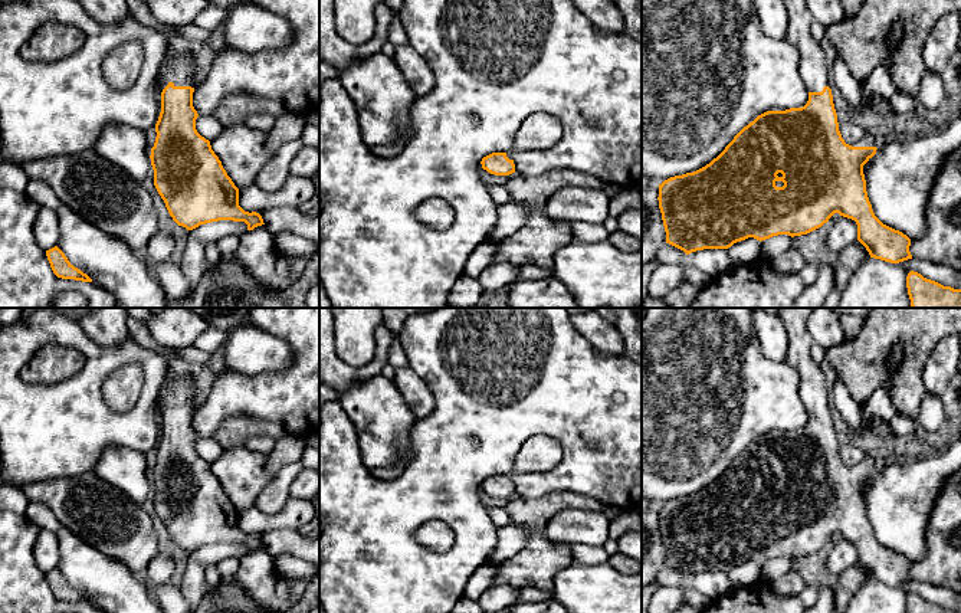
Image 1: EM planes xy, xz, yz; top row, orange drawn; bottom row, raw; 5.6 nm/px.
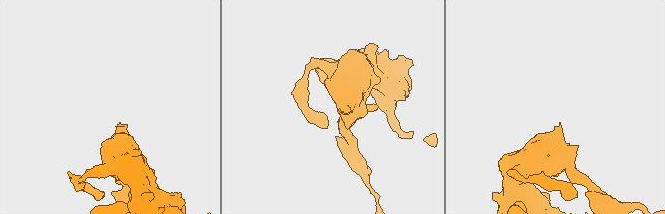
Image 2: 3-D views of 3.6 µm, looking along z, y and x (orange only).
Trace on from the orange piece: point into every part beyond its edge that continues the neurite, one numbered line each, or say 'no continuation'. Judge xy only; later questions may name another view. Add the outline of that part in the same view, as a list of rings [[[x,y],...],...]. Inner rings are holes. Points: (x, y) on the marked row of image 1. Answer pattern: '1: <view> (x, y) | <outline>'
1: xy (180, 69) | [[[190,52],[174,55],[160,69],[157,75],[157,86],[164,89],[170,82],[174,86],[196,88],[200,82],[201,72],[196,66],[194,56]]]

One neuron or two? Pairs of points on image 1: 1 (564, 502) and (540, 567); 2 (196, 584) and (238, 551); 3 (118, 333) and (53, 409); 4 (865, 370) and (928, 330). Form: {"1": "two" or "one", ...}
{"1": "one", "2": "one", "3": "two", "4": "one"}

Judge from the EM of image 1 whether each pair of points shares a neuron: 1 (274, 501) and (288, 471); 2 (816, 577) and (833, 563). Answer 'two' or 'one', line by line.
1: one
2: two

